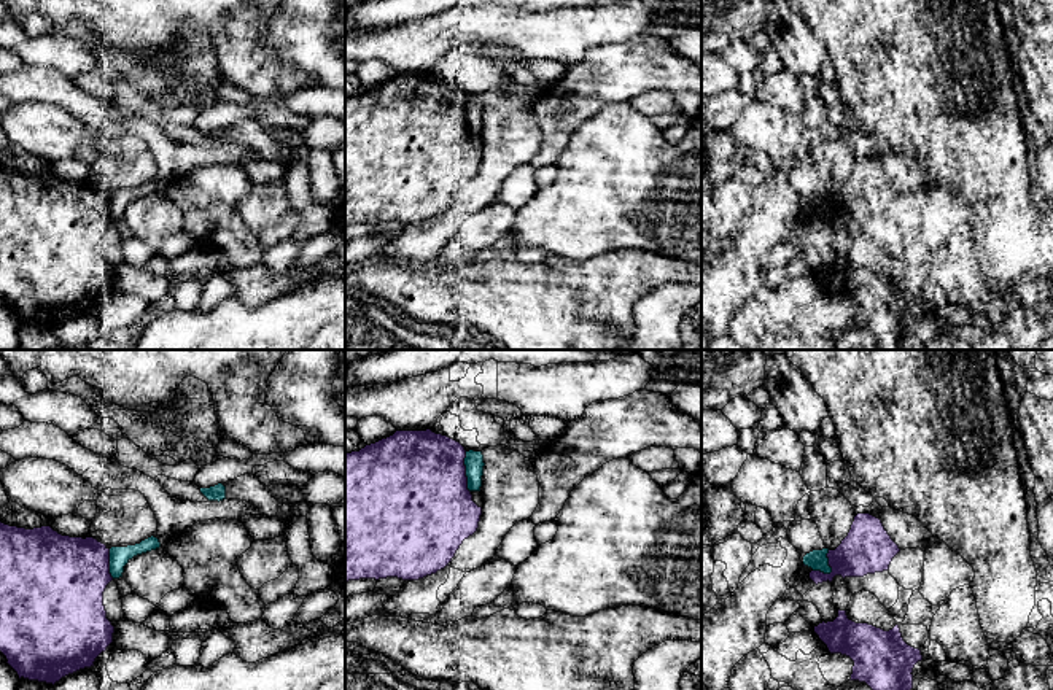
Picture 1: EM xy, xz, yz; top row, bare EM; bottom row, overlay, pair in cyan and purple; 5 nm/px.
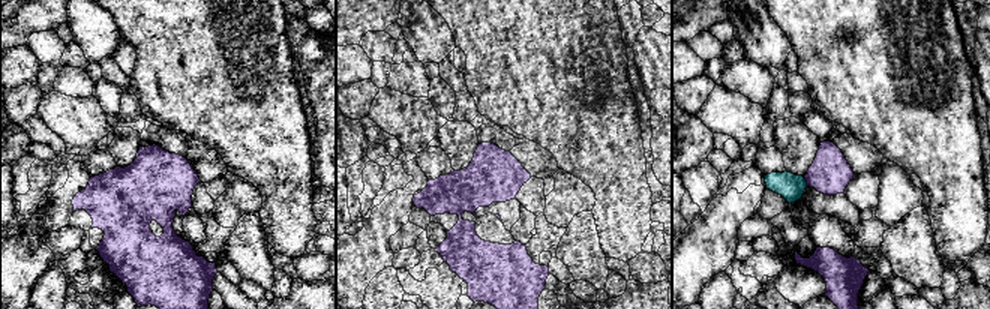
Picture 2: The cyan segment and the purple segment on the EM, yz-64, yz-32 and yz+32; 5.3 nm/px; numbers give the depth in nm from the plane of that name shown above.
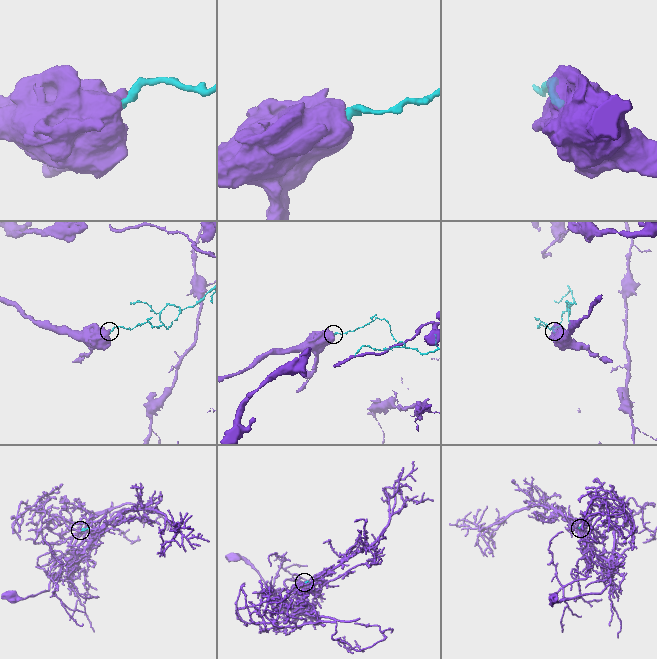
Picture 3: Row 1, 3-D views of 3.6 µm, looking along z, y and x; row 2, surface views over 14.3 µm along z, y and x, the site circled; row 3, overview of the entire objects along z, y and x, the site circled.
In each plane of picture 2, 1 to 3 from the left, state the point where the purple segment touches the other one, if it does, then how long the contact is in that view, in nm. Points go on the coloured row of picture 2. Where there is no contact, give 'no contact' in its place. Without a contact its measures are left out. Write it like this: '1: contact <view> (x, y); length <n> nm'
1: no contact
2: no contact
3: contact yz+32 (806, 182); length 50 nm

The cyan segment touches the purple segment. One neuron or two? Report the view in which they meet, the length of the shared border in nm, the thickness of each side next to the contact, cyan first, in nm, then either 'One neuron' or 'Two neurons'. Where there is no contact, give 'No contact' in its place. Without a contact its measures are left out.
Touches cyan in xz. Shared border 200 nm. Thickness 100 nm (cyan) against 480 nm. Two neurons

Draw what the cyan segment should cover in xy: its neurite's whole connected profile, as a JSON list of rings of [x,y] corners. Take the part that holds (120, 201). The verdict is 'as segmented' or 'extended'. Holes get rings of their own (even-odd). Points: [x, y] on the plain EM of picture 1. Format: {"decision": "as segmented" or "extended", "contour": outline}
{"decision": "as segmented", "contour": [[[151,180],[140,188],[127,191],[111,191],[110,192],[110,218],[113,223],[122,221],[124,210],[137,199],[156,194],[161,191],[157,181]]]}

